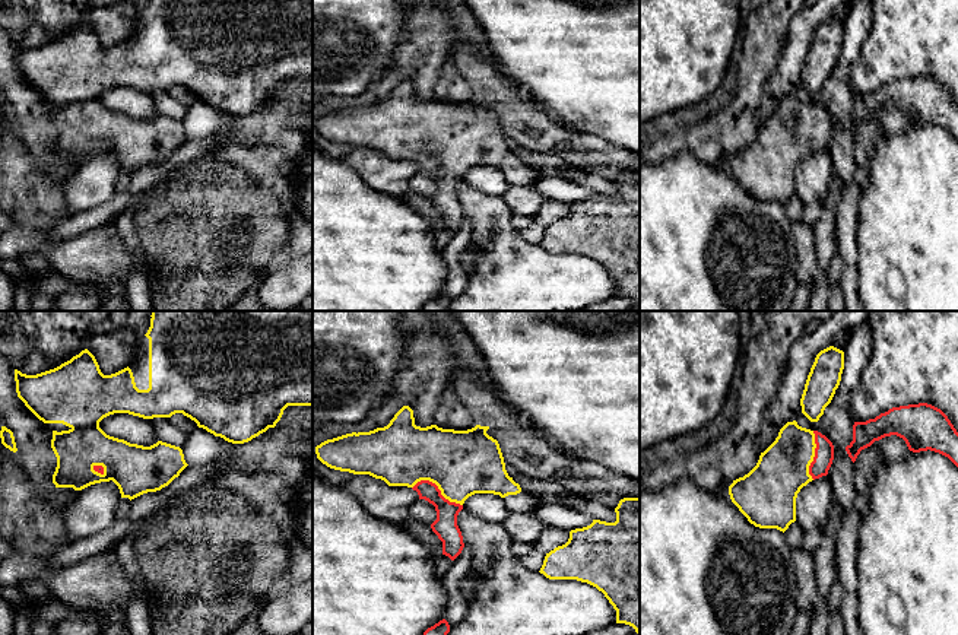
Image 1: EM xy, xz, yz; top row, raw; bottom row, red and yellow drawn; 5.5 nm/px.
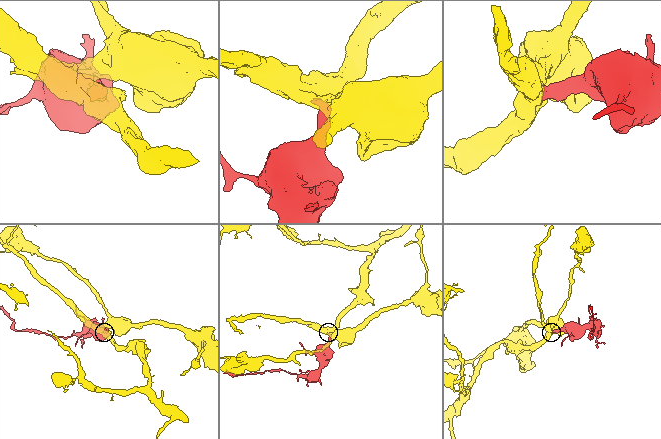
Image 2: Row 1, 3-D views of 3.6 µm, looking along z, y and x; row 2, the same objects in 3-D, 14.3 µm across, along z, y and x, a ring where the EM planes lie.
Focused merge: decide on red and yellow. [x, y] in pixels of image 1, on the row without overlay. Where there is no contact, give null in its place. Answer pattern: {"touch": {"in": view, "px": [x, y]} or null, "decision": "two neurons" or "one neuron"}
{"touch": {"in": "xz", "px": [437, 161]}, "decision": "one neuron"}

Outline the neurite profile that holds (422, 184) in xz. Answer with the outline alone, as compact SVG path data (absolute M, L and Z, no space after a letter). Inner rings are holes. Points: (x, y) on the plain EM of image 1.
M418 172L409 182L410 191L431 199L437 193L437 184L432 177L425 172Z

